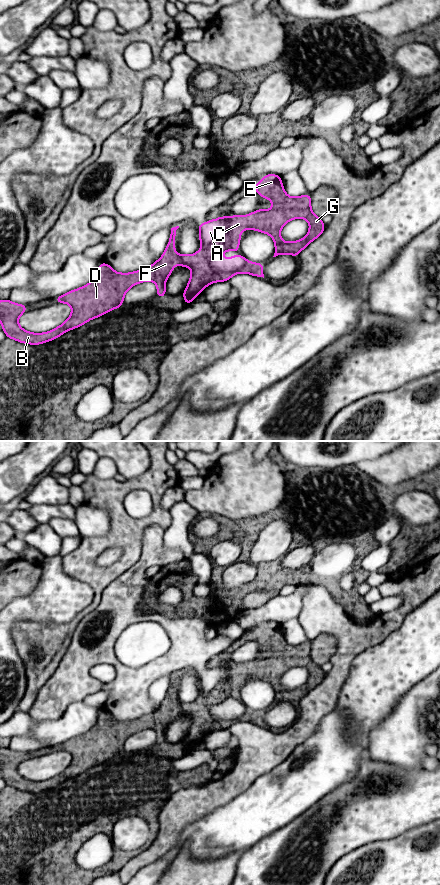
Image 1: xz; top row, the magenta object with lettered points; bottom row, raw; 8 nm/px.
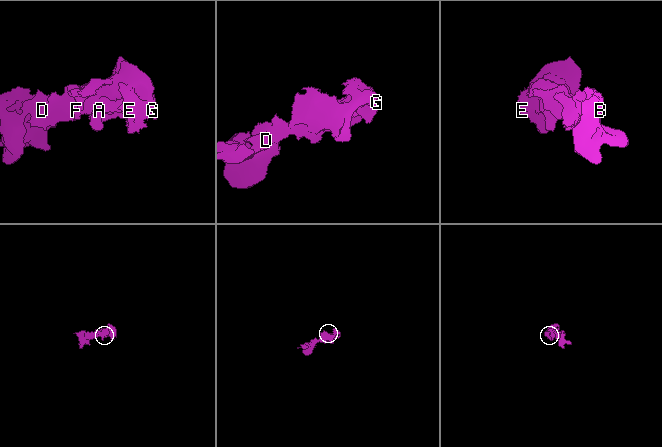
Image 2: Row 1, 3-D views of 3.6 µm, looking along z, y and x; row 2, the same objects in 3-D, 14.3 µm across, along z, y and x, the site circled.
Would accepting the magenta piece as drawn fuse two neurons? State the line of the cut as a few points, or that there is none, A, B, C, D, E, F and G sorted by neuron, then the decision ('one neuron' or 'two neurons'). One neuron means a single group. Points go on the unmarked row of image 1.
cut in xz along (208, 707), (210, 715), (219, 721), (236, 721), (247, 709); A / B C D E F G; two neurons

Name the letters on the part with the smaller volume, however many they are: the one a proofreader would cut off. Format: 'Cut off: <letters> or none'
Cut off: A

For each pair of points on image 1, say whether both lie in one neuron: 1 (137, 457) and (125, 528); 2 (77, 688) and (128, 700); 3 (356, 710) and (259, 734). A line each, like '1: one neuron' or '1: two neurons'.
1: two neurons
2: one neuron
3: two neurons

